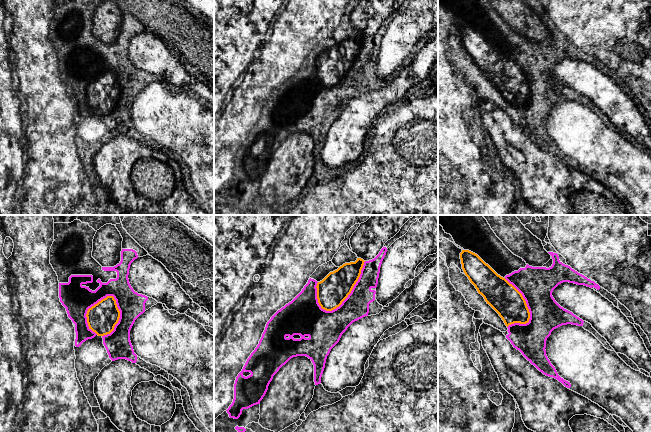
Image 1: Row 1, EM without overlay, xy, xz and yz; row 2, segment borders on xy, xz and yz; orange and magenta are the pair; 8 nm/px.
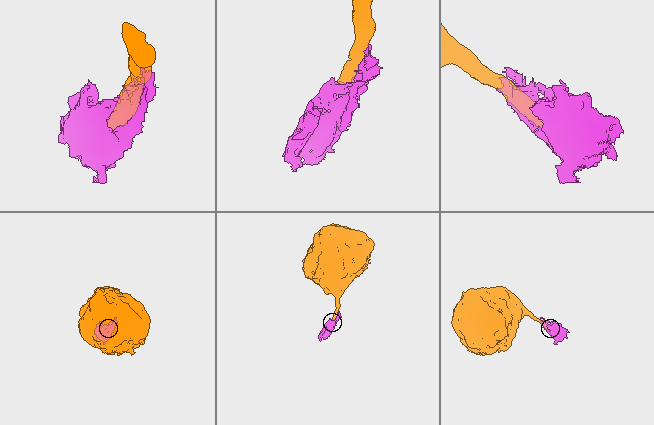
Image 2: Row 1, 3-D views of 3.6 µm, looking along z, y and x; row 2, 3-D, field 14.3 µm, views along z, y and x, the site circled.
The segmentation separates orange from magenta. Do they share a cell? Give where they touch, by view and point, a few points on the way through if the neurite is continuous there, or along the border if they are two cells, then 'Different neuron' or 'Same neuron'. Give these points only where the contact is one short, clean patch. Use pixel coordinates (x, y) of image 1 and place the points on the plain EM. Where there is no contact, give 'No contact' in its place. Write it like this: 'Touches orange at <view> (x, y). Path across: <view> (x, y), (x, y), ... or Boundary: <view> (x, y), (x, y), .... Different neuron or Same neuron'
Touches orange at xy (119, 93). Same neuron

